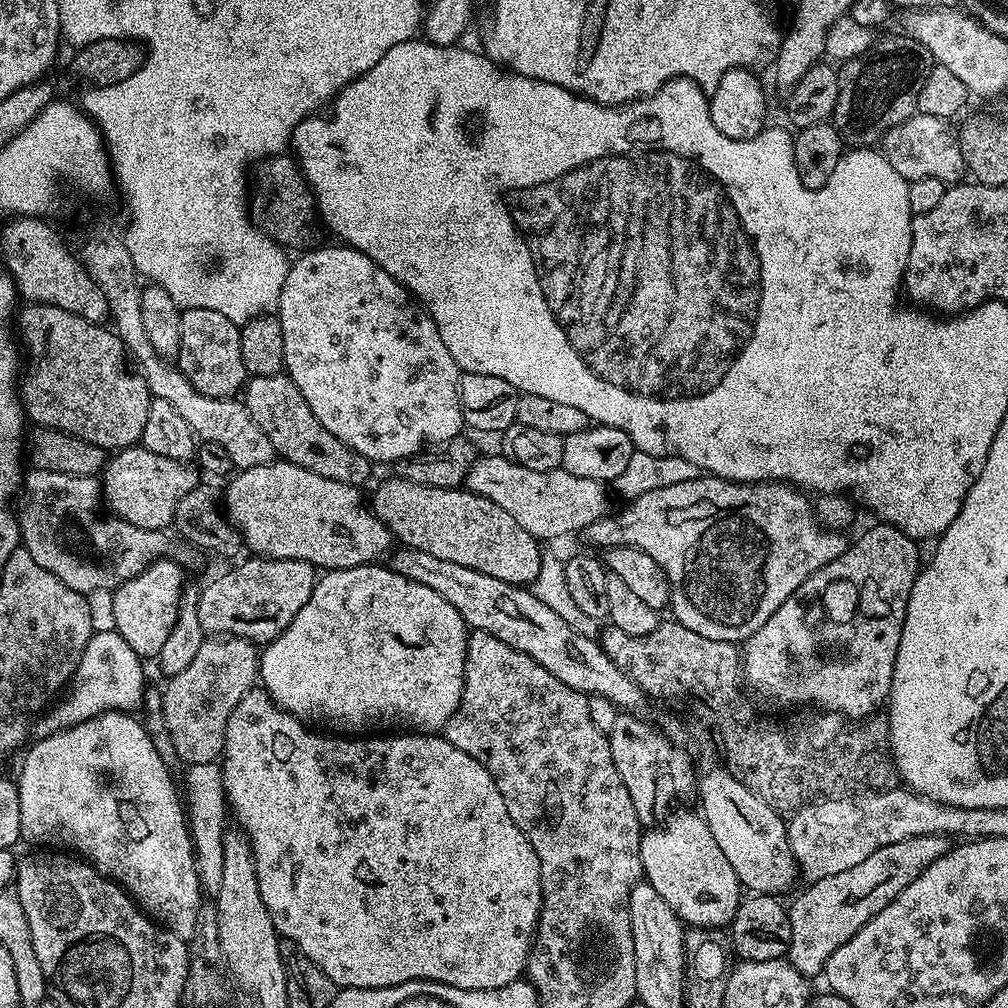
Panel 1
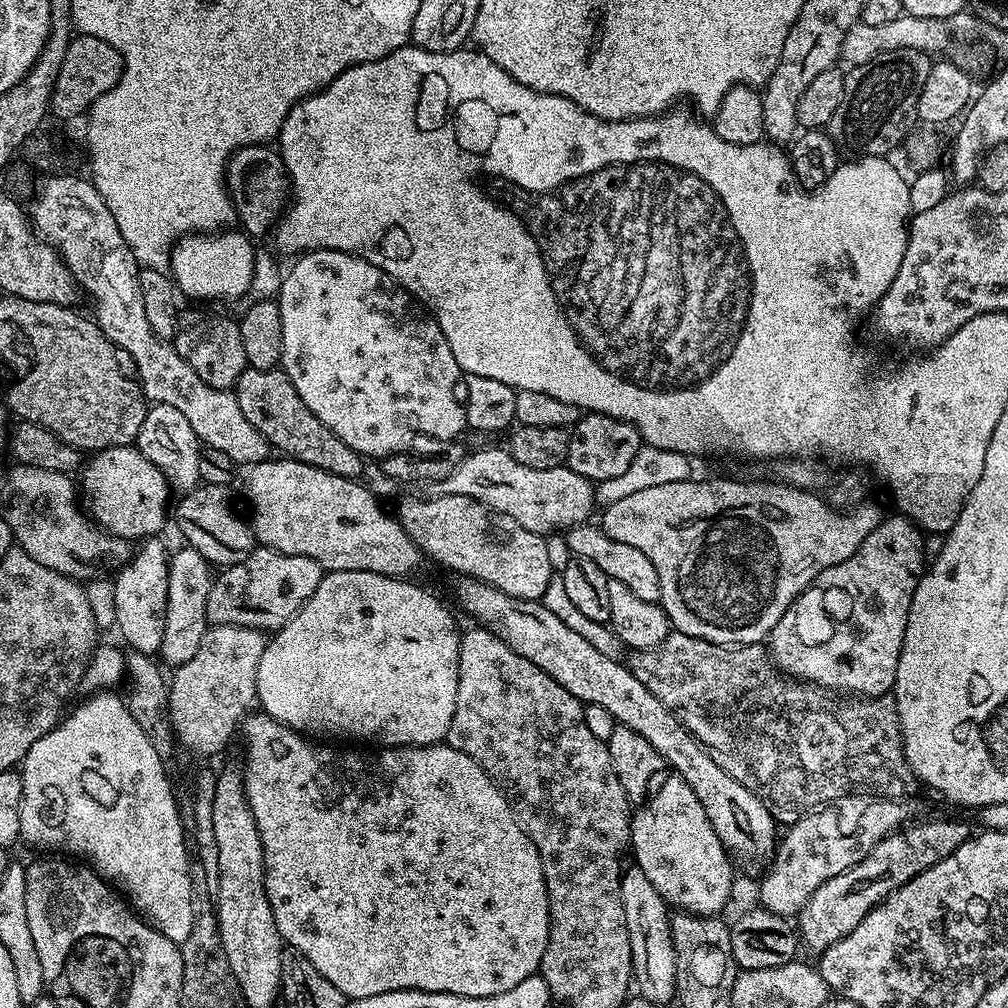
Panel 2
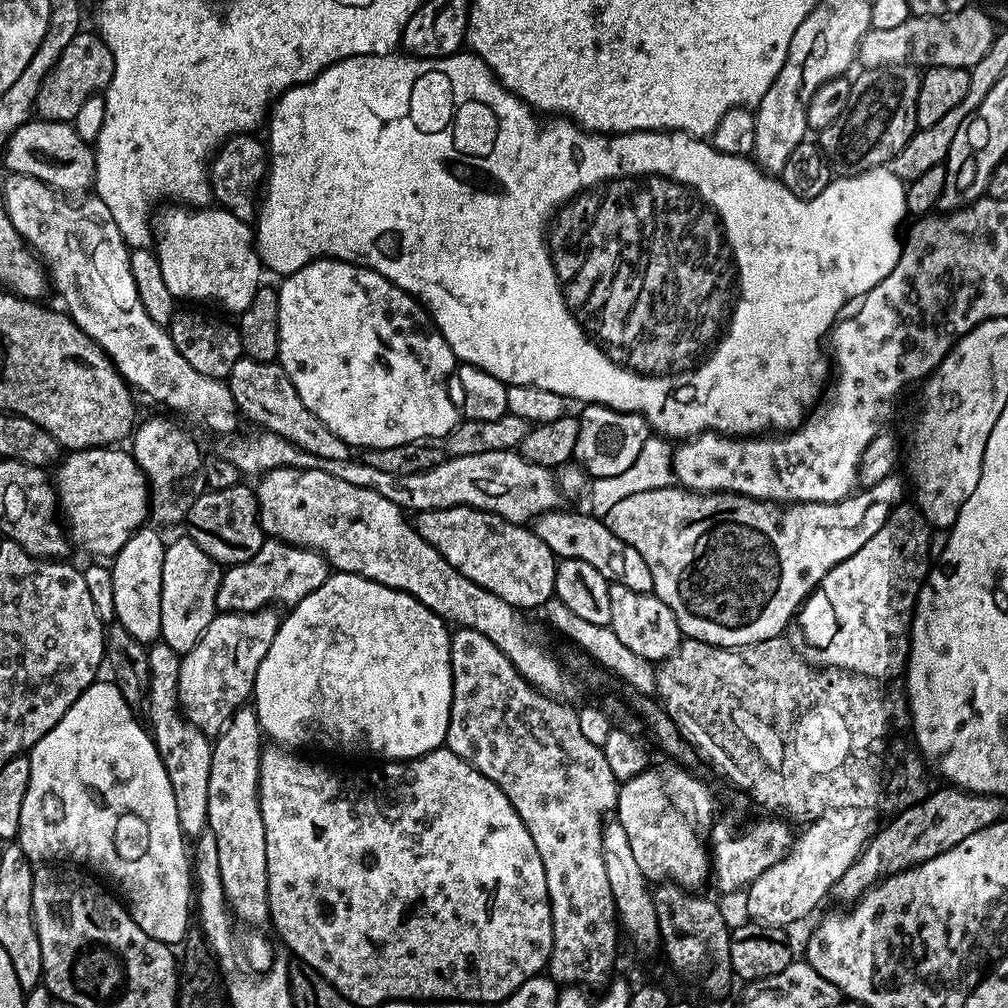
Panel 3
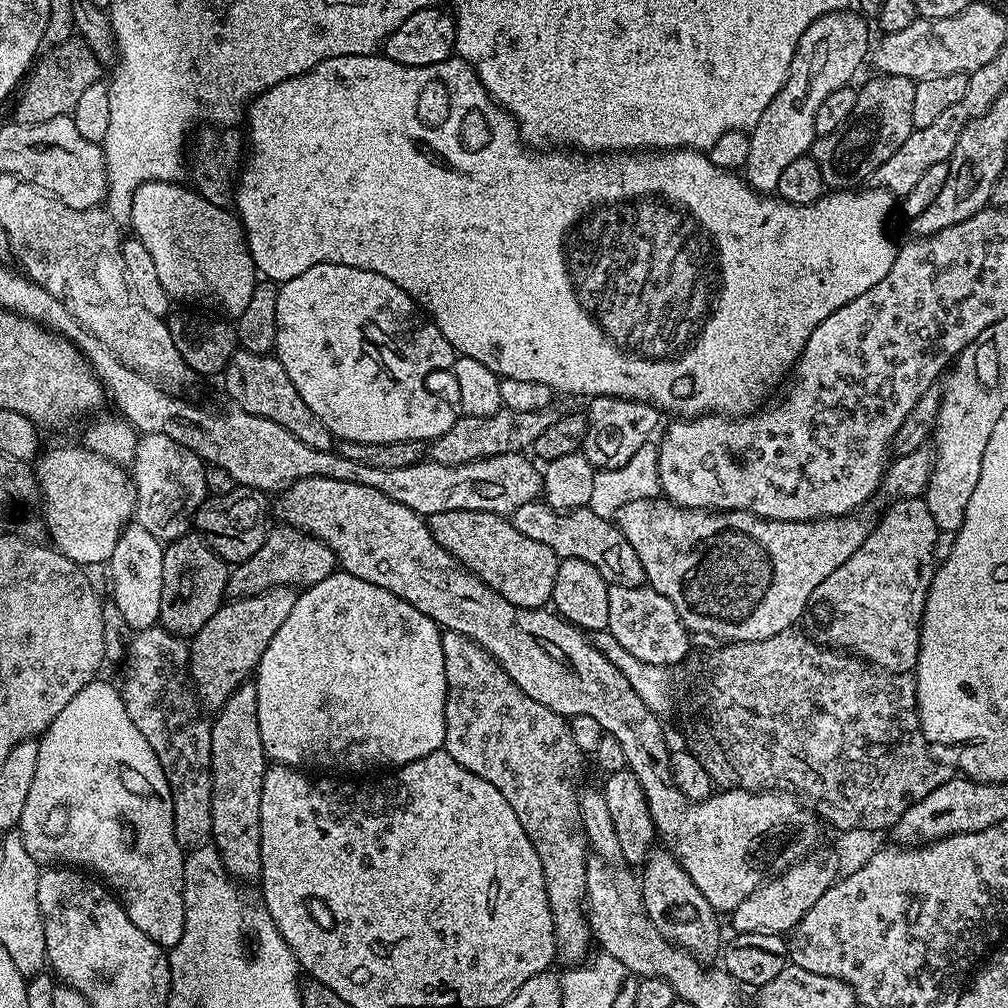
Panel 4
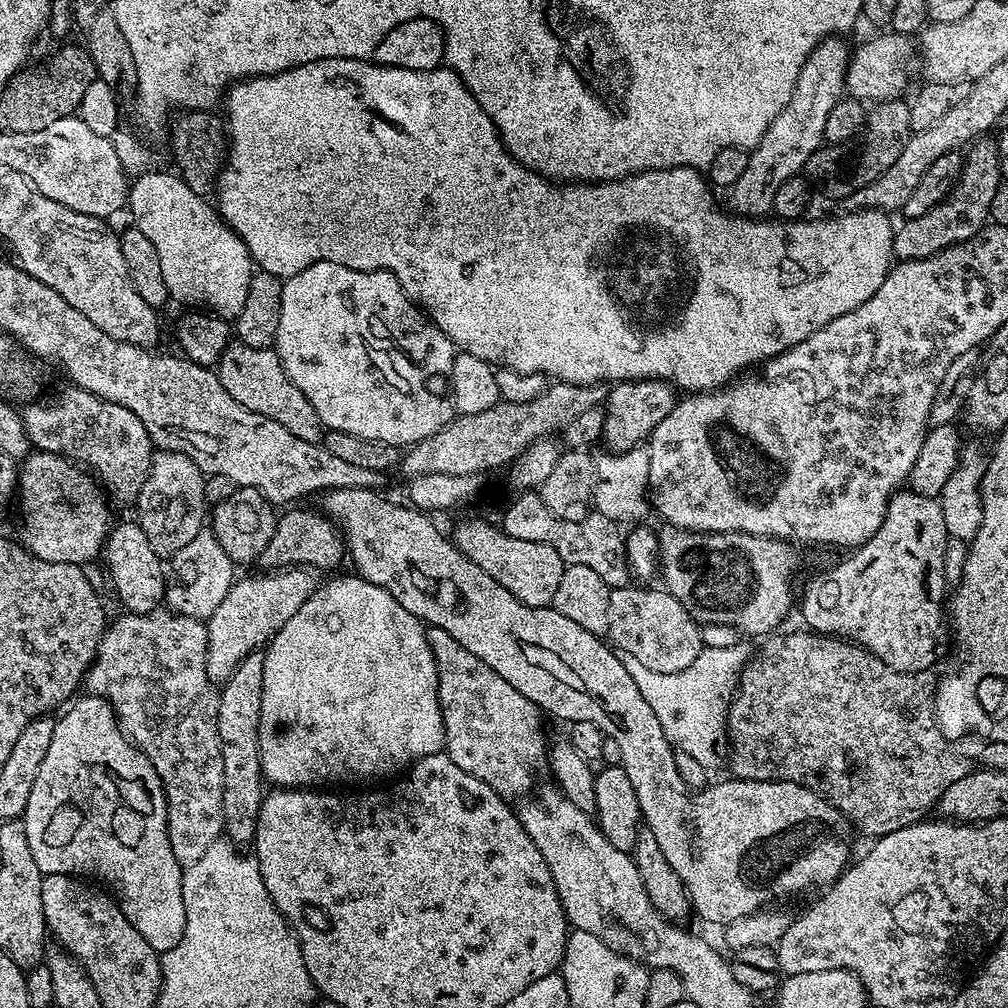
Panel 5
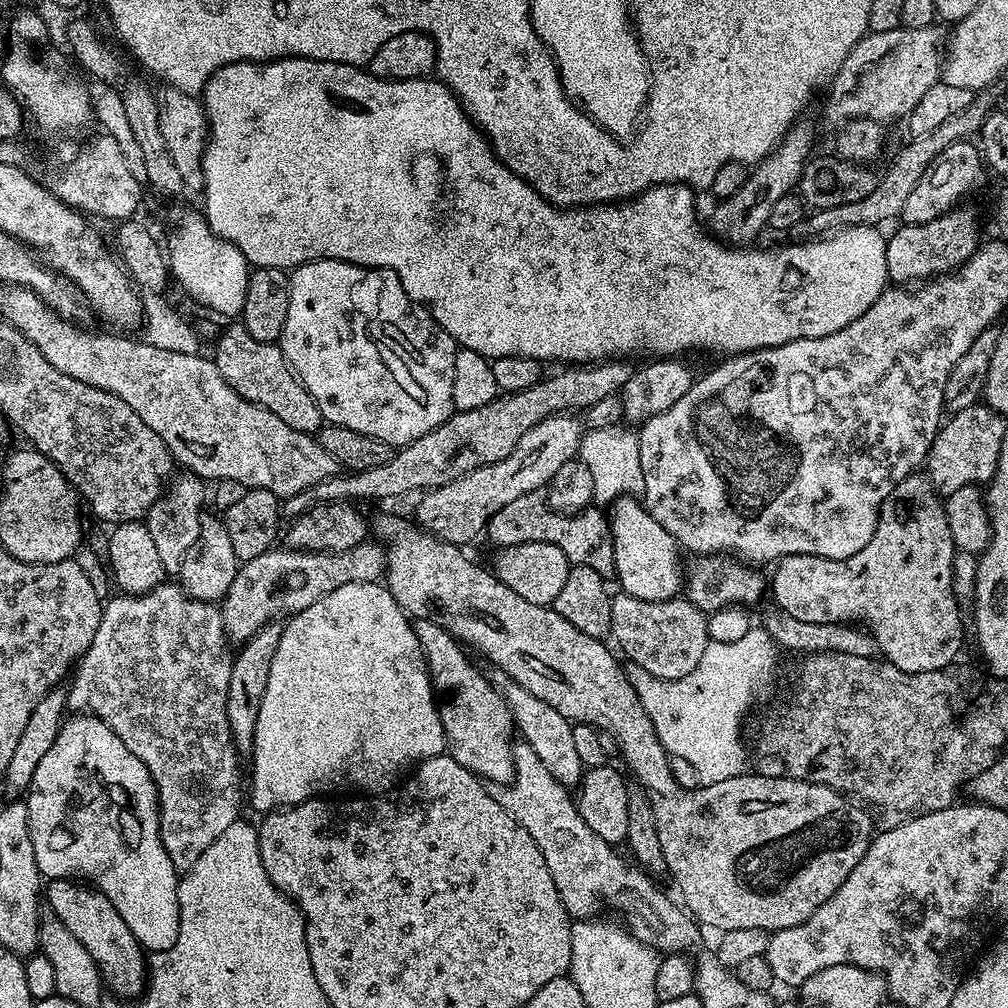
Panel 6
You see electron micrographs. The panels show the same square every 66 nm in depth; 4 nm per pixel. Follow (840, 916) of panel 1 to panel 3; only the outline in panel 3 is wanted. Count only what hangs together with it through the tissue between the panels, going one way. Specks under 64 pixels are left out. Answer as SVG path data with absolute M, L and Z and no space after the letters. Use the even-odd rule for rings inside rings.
M955 786L943 787L937 792L936 789L929 791L914 806L899 809L889 819L893 820L869 839L850 870L846 870L842 878L838 878L834 896L840 900L848 900L847 902L855 901L885 876L904 872L930 858L938 858L938 854L946 854L946 850L958 846L958 842L963 842L965 838L970 838L970 834L978 834L978 830L986 830L986 826L1005 819L1005 797L983 796L980 792L965 792Z

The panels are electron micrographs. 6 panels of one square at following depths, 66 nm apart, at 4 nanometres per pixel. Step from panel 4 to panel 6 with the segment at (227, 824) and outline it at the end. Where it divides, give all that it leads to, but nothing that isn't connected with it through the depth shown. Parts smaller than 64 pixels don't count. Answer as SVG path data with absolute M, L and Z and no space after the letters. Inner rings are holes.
M273 622L262 626L258 634L239 645L240 653L237 651L233 655L230 690L226 692L226 718L230 722L230 734L237 749L251 749L254 742L258 710L262 710L262 694L266 694L266 682L270 678L270 662L274 662L274 653L278 651L278 642L282 642L283 633L283 623Z

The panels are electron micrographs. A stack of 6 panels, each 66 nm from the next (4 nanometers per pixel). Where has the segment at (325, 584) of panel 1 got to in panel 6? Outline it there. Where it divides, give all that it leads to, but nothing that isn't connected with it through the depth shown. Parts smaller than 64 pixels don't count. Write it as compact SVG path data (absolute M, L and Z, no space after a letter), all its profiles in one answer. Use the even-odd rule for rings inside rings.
M374 580L346 582L346 586L338 586L338 590L330 590L330 594L318 598L318 602L295 613L284 624L282 642L278 642L274 662L270 662L270 678L266 682L266 694L262 694L262 710L258 710L258 722L250 752L252 755L252 804L260 811L260 814L274 812L281 808L293 808L296 804L307 800L332 794L328 792L336 792L339 788L345 788L348 791L345 793L348 794L387 793L393 787L392 779L403 768L411 769L423 761L439 756L445 748L440 711L436 709L432 679L428 673L428 664L424 661L424 651L418 642L418 634L408 613L402 606L398 606L394 594L390 594L387 586Z

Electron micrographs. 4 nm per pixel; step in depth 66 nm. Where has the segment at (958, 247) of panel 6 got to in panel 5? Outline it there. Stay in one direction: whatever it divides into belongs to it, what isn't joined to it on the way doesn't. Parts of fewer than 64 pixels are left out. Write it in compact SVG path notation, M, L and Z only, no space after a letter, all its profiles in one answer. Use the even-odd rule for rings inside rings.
M981 138L967 145L963 153L964 165L956 185L948 192L948 197L938 206L926 210L918 218L904 220L895 229L892 237L892 250L897 261L917 260L938 254L955 244L966 242L986 227L990 220L990 201L1001 184L998 170L997 141Z

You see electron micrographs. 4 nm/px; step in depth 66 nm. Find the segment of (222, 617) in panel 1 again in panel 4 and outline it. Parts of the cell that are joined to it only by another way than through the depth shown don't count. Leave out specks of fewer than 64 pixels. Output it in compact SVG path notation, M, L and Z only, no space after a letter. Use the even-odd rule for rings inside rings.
M281 523L279 527L273 527L269 531L266 542L258 546L258 554L246 558L229 571L227 590L229 597L257 596L269 592L272 588L303 590L336 573L338 570L336 555L334 550L330 550L330 546L326 546L301 528L294 528L286 523Z

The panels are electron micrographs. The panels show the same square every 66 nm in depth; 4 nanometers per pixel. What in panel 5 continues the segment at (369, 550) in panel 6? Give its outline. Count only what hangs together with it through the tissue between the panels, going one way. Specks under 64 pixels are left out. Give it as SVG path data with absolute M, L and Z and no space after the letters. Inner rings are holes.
M311 568L264 570L259 574L261 576L241 575L230 586L226 598L222 598L218 610L206 621L206 674L217 686L223 685L251 652L263 649L278 630L298 614L302 602L313 596L318 587L317 573Z

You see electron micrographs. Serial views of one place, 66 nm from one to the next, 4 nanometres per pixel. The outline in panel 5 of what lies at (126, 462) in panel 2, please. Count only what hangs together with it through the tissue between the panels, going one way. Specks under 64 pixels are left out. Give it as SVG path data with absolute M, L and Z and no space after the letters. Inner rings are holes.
M29 451L18 468L19 543L46 562L91 564L106 548L110 531L107 503L96 477L79 463L53 452Z

